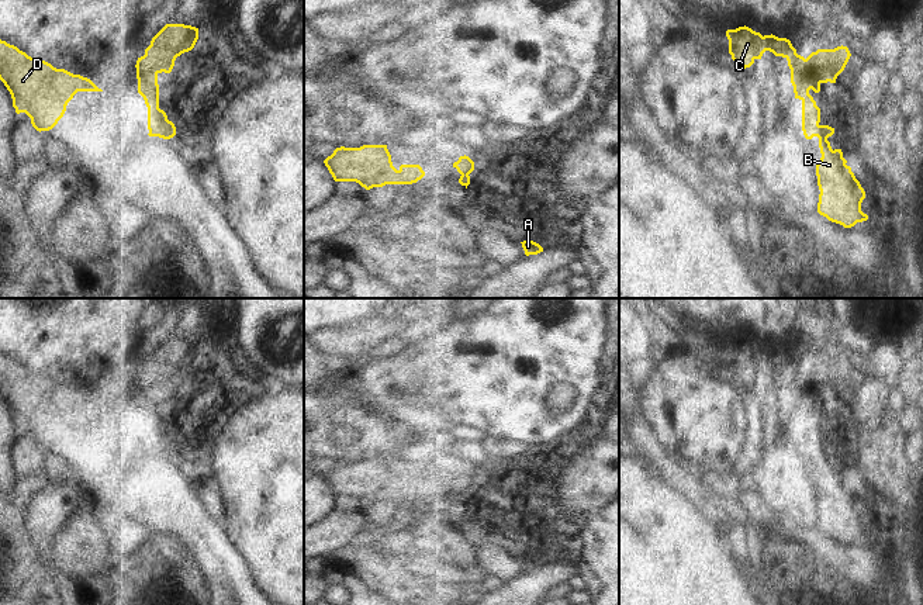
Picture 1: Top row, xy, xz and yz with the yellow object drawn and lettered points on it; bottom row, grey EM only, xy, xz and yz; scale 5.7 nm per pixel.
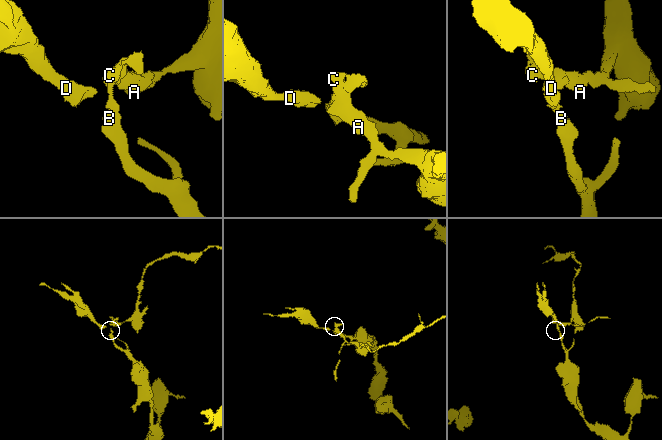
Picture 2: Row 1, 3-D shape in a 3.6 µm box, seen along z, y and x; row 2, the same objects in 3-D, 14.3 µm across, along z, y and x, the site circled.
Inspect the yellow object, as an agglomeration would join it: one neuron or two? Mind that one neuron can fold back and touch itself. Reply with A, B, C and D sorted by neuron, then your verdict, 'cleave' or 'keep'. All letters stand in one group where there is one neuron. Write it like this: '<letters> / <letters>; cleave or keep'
A C / B D; cleave

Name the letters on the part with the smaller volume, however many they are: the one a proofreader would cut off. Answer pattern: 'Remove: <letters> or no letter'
Remove: A, C.

